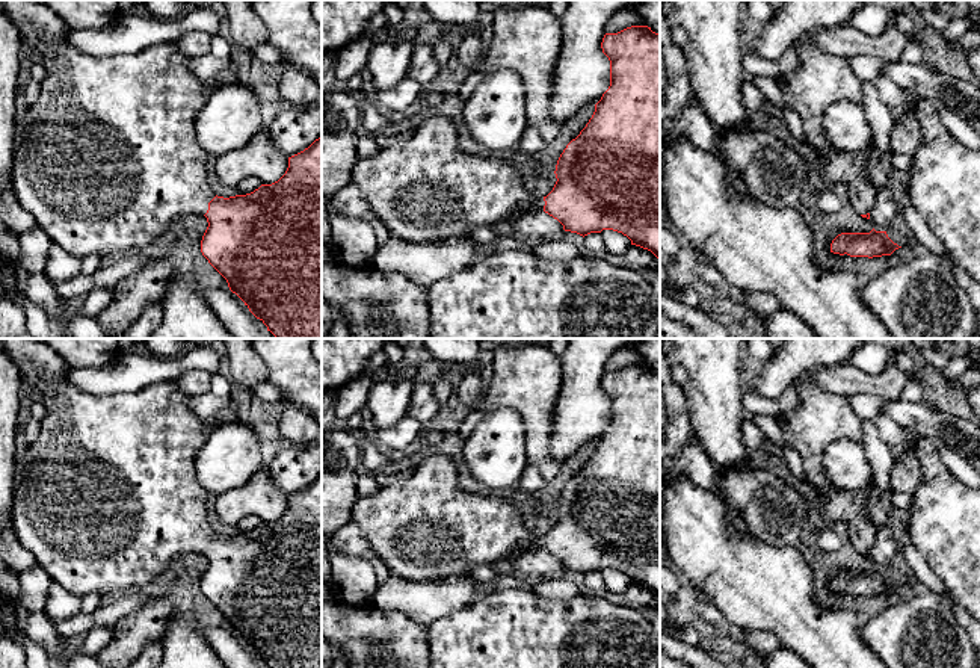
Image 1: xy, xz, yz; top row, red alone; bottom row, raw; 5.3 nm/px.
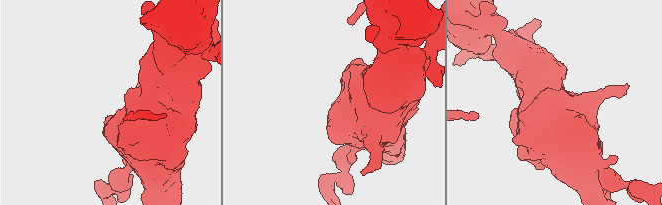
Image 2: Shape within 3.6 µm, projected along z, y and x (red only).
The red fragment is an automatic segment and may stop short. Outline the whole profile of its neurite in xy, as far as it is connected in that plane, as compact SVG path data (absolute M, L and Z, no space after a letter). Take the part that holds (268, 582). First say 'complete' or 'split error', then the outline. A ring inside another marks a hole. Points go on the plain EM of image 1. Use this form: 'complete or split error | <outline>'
split error | M0 339L0 345L20 370L21 379L35 385L44 396L47 416L41 420L38 440L27 447L24 455L24 472L21 482L15 487L15 500L11 509L11 526L21 546L24 546L50 579L72 595L82 598L86 594L109 595L124 589L149 589L163 576L169 565L184 555L199 552L207 556L208 565L201 579L201 591L208 602L227 618L228 626L236 632L249 650L260 657L267 668L322 668L322 475L304 490L288 496L285 512L272 523L261 523L251 532L230 537L217 535L207 520L208 491L198 482L195 456L205 443L216 425L208 419L199 419L190 410L192 396L186 394L174 379L151 384L137 391L121 391L112 394L92 394L72 385L66 379L68 366L56 351L36 339Z

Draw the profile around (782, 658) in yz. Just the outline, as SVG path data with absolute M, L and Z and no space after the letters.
M785 647L764 654L766 668L811 668L802 657Z

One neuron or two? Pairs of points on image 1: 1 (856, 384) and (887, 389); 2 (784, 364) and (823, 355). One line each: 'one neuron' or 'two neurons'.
1: one neuron
2: one neuron

